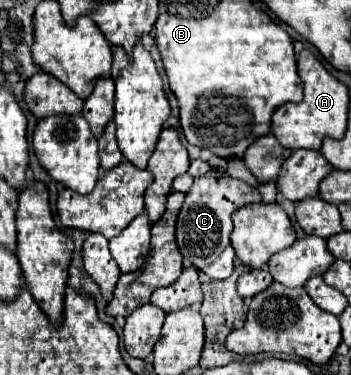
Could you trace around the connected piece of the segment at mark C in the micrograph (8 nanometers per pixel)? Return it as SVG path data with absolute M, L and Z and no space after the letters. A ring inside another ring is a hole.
M210 170L202 178L194 178L192 188L186 194L186 200L180 208L176 222L176 244L184 258L188 258L198 270L214 280L224 280L234 270L234 248L230 244L232 234L232 212L238 208L260 202L256 188L228 176L222 170Z

